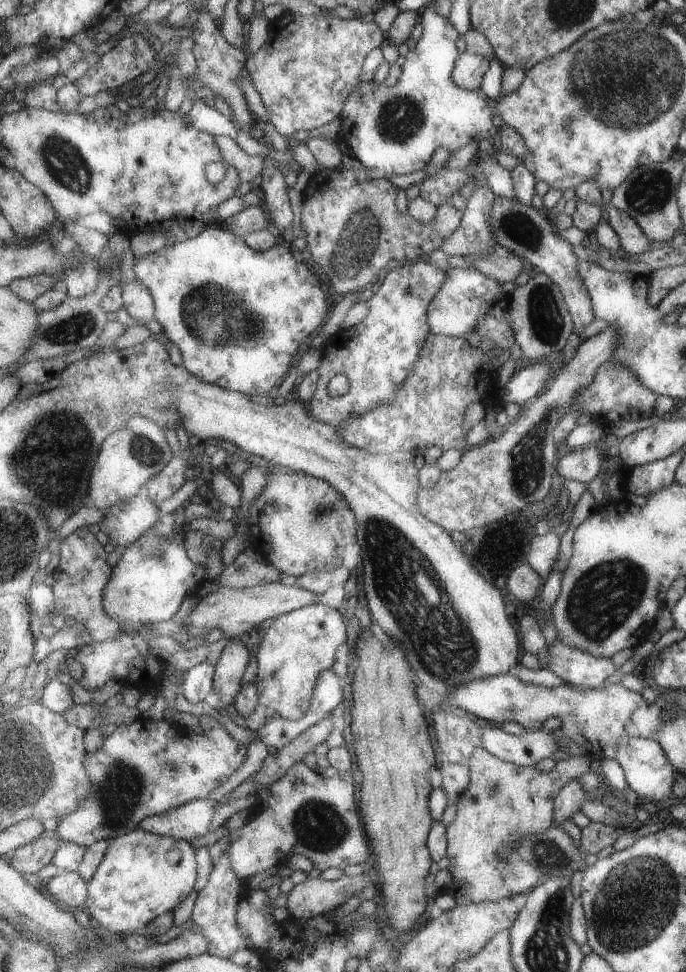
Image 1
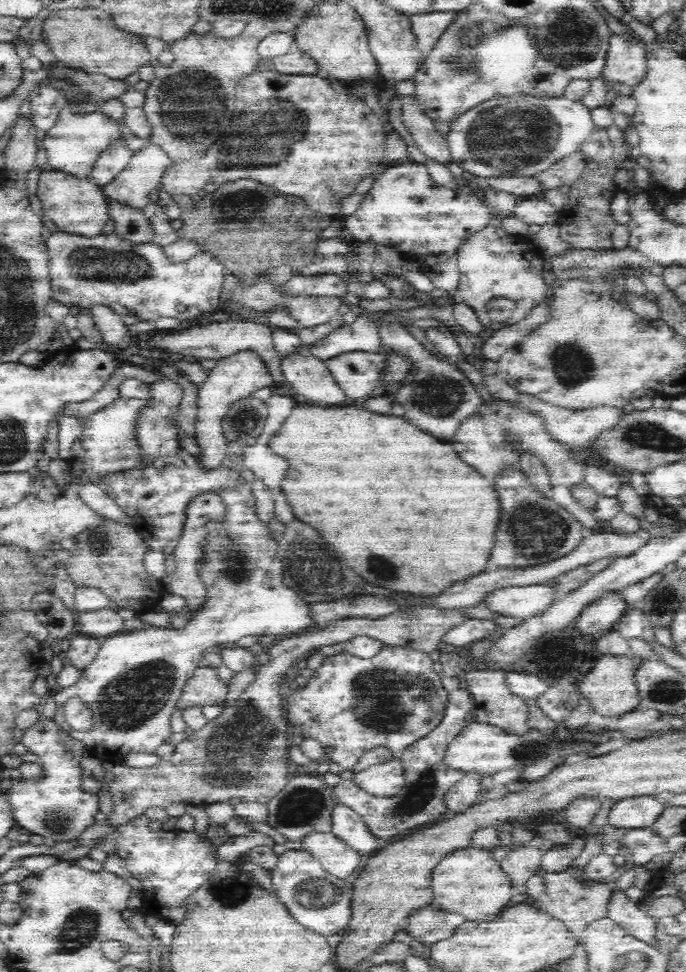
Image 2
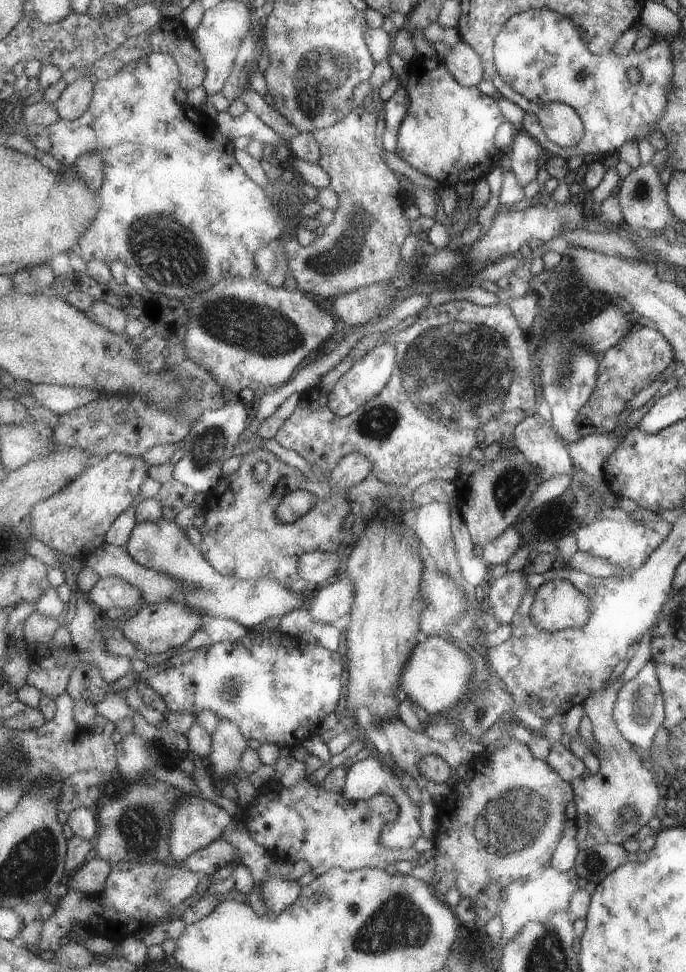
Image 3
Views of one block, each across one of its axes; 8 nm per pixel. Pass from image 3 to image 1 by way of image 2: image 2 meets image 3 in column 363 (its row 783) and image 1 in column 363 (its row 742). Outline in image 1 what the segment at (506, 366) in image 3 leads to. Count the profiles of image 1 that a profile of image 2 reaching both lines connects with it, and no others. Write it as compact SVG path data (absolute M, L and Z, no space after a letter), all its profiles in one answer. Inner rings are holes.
M431 334L427 336L427 342L421 350L419 360L413 366L413 372L409 378L403 380L403 386L399 388L393 402L383 404L375 410L369 410L369 414L363 414L361 418L351 418L341 426L341 434L349 446L357 446L361 450L367 450L371 454L395 454L395 452L425 452L429 448L439 448L441 452L449 450L469 450L467 446L467 432L463 428L467 408L473 402L481 402L487 408L499 406L503 410L505 404L505 390L501 388L501 366L497 366L499 352L495 350L479 350L473 348L465 338L451 338L445 334Z

